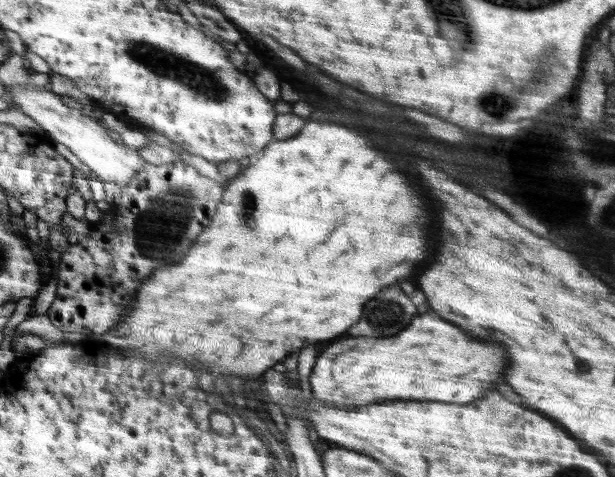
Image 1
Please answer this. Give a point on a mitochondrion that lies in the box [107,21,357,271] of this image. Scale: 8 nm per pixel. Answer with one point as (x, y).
(164, 63)

